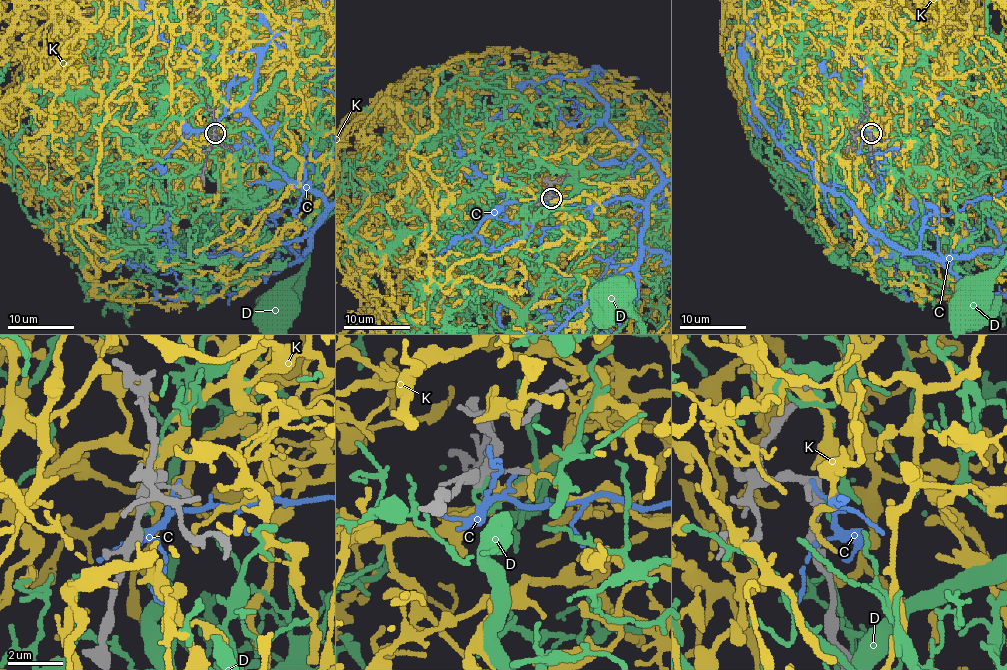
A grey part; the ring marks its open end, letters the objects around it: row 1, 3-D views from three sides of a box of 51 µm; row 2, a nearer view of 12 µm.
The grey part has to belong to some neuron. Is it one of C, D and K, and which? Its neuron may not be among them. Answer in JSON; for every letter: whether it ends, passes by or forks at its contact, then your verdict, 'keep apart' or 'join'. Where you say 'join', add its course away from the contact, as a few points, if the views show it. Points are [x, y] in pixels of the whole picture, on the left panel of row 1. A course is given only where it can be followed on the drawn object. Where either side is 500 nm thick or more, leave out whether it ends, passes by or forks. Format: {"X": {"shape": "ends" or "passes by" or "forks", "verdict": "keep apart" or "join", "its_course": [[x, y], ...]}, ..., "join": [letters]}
{"C": {"shape": "ends", "verdict": "keep apart"}, "D": {"shape": "forks", "verdict": "keep apart"}, "K": {"shape": "passes by", "verdict": "join"}, "join": ["K"]}

